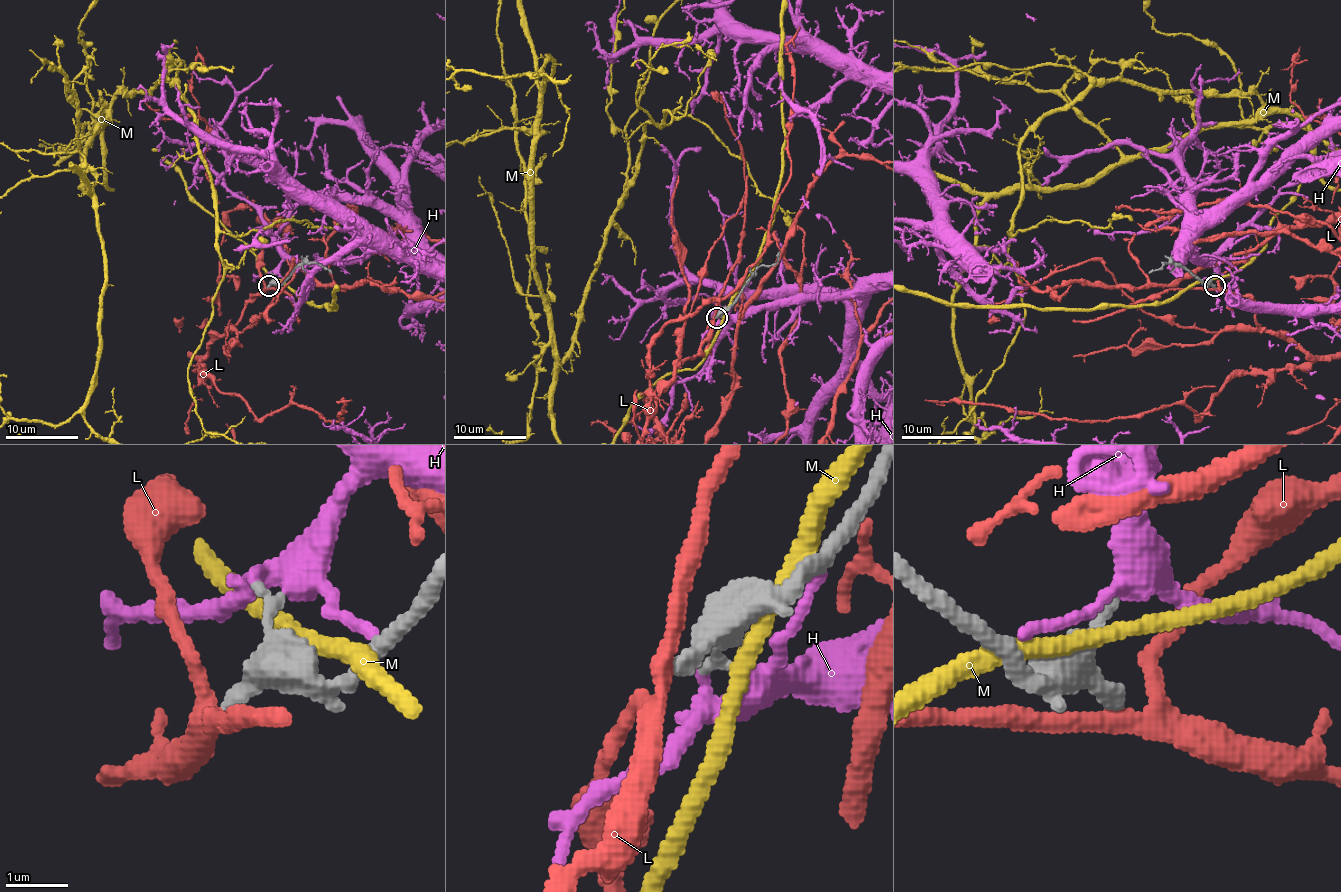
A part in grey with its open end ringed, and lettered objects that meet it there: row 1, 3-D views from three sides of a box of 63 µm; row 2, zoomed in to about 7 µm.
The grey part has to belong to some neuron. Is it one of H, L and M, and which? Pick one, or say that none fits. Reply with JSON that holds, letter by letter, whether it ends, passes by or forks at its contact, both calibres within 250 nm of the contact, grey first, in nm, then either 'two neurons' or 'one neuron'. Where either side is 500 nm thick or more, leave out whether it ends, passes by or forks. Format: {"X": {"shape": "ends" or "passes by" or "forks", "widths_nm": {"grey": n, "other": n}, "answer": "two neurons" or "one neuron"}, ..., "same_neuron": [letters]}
{"H": {"shape": "passes by", "widths_nm": {"grey": 200, "other": 300}, "answer": "two neurons"}, "L": {"shape": "forks", "widths_nm": {"grey": 320, "other": 260}, "answer": "two neurons"}, "M": {"shape": "passes by", "widths_nm": {"grey": 420, "other": 280}, "answer": "two neurons"}, "same_neuron": []}

